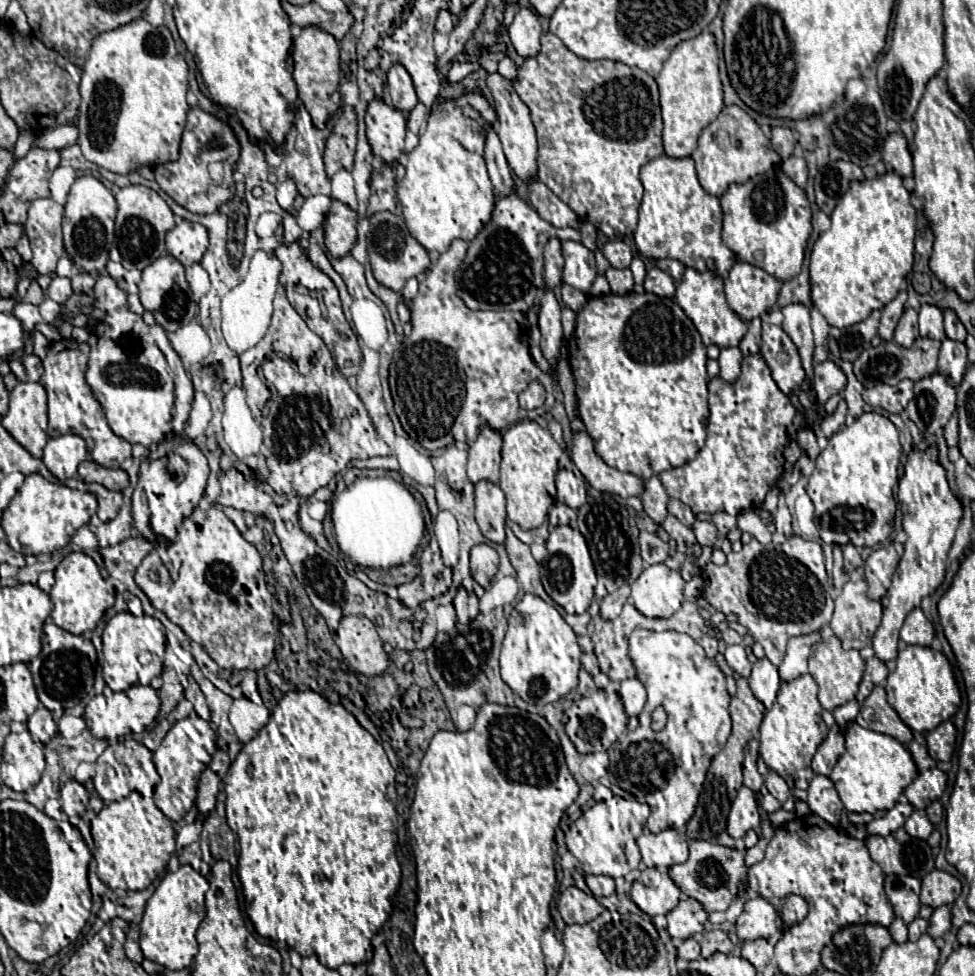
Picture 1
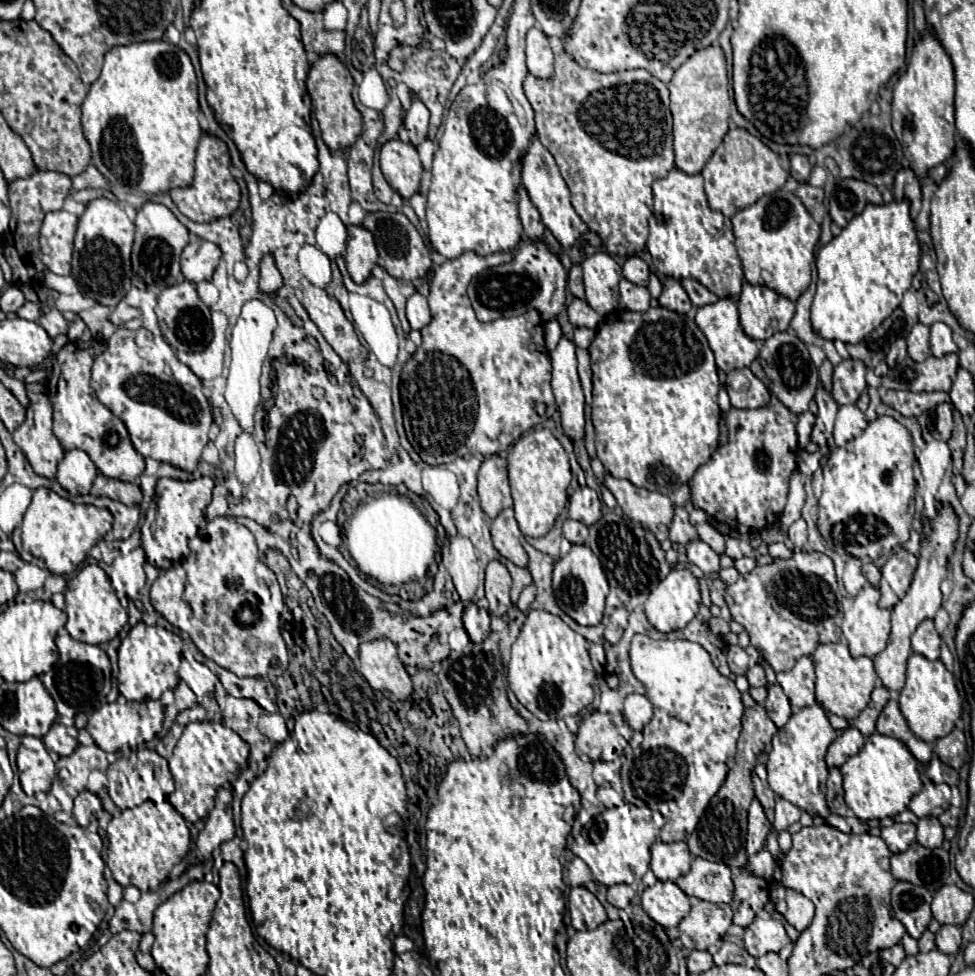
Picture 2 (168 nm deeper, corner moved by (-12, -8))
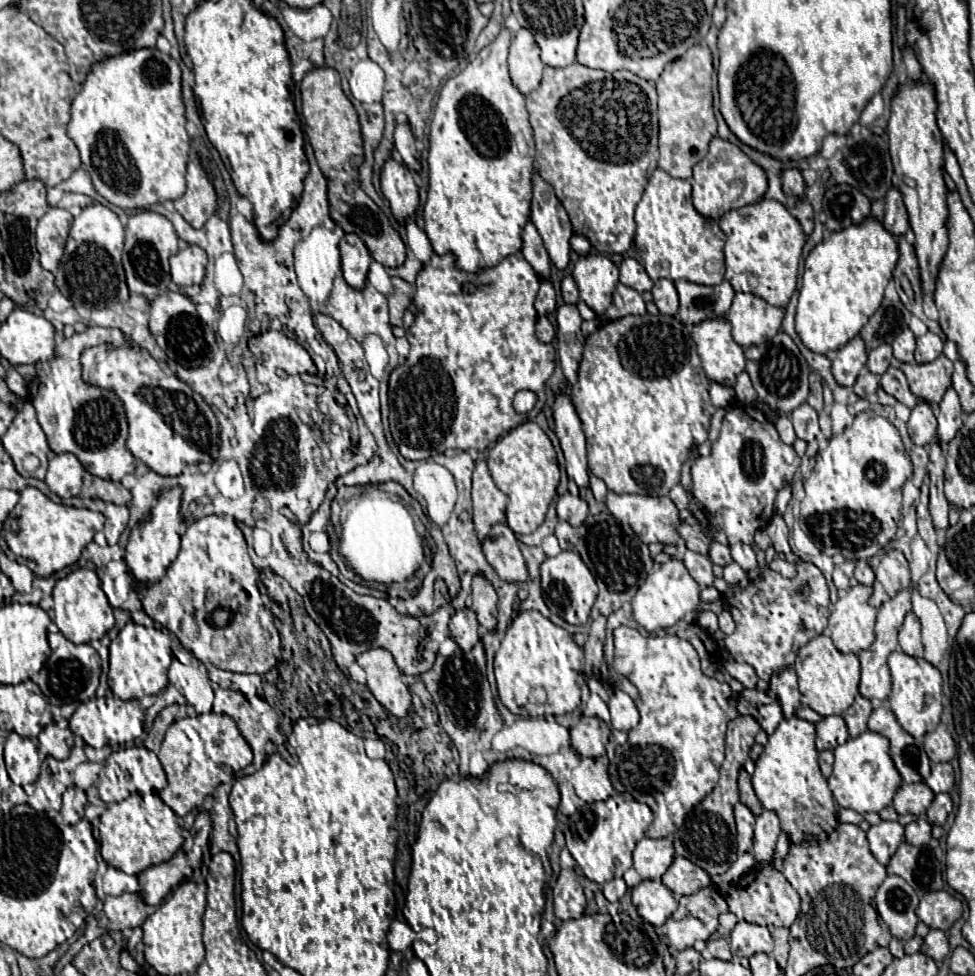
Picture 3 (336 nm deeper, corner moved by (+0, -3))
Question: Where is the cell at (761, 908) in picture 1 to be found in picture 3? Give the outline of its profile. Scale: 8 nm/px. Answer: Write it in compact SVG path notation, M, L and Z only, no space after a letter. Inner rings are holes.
M738 921L730 933L730 949L738 957L752 957L754 953L760 951L770 955L774 949L774 939L768 927L748 923L748 921Z

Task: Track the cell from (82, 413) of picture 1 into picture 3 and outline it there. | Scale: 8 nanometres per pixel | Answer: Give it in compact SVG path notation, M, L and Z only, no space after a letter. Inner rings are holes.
M90 327L84 333L74 333L72 337L64 337L62 341L58 341L56 355L54 355L54 359L48 361L48 369L38 369L36 379L30 383L28 399L36 409L38 423L42 425L42 429L48 437L48 445L50 445L52 453L74 453L88 473L110 479L110 481L120 481L124 475L134 473L134 469L136 469L136 459L126 449L128 425L126 425L126 417L124 417L124 407L120 405L120 399L114 393L106 391L106 399L104 399L102 389L96 389L92 385L84 383L80 377L80 353L86 347L92 347L94 343L108 343L108 341L116 347L128 343L122 331L104 329L104 327Z

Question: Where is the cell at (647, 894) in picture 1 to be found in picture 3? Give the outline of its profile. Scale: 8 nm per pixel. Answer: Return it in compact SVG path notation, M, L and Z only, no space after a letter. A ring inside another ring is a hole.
M642 881L636 885L632 889L632 903L638 915L654 927L662 925L678 907L674 893L662 881Z

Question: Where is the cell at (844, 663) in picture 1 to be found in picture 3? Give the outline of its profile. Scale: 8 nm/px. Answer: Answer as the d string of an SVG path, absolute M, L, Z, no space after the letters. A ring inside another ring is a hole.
M818 635L816 639L808 641L804 647L800 647L794 669L798 673L800 683L800 701L802 705L808 705L816 713L828 717L828 715L842 715L858 695L858 683L860 683L860 661L854 653L840 653L832 639L826 635Z

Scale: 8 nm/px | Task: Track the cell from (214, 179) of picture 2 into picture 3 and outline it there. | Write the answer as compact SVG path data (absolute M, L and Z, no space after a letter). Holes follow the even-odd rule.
M198 153L188 161L186 185L186 193L174 201L174 207L192 227L200 227L216 211L216 189L210 183Z

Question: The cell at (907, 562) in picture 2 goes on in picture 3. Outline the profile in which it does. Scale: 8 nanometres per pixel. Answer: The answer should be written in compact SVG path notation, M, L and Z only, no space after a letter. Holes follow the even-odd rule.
M896 549L886 551L886 555L882 557L882 561L880 561L880 565L876 567L874 573L874 585L876 585L876 581L880 583L880 587L888 595L886 601L892 599L900 589L904 589L912 583L910 571L908 571L908 561L906 561L904 553L896 551Z

